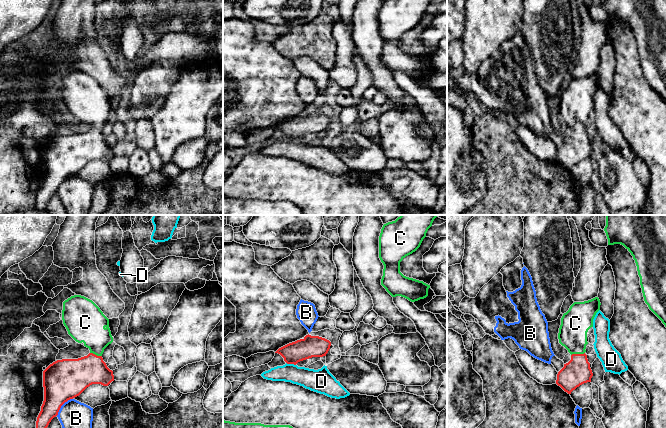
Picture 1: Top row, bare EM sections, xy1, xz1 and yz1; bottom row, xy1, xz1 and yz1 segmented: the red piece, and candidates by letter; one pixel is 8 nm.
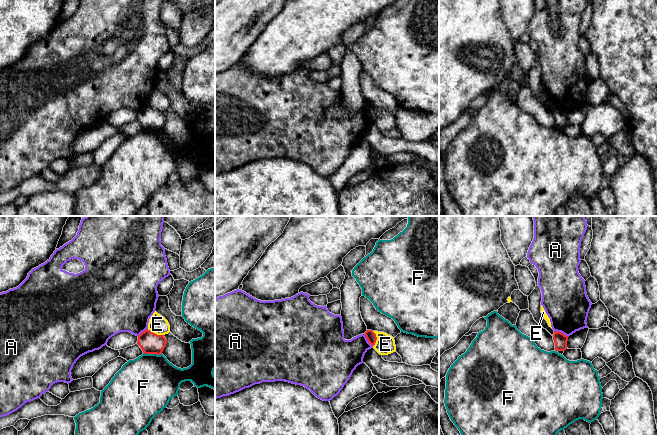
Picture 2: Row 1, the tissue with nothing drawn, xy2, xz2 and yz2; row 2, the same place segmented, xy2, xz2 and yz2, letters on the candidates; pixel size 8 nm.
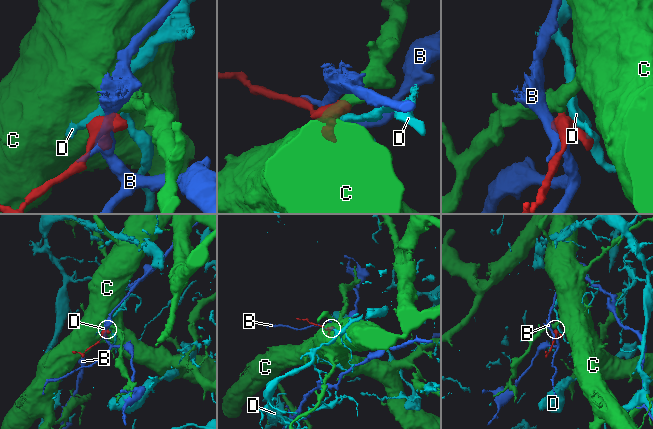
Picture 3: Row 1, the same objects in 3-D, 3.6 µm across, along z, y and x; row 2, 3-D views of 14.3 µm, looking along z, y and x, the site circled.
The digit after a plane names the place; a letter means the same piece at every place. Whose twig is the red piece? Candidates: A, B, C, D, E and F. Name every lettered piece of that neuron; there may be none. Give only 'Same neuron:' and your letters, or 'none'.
Same neuron: C

